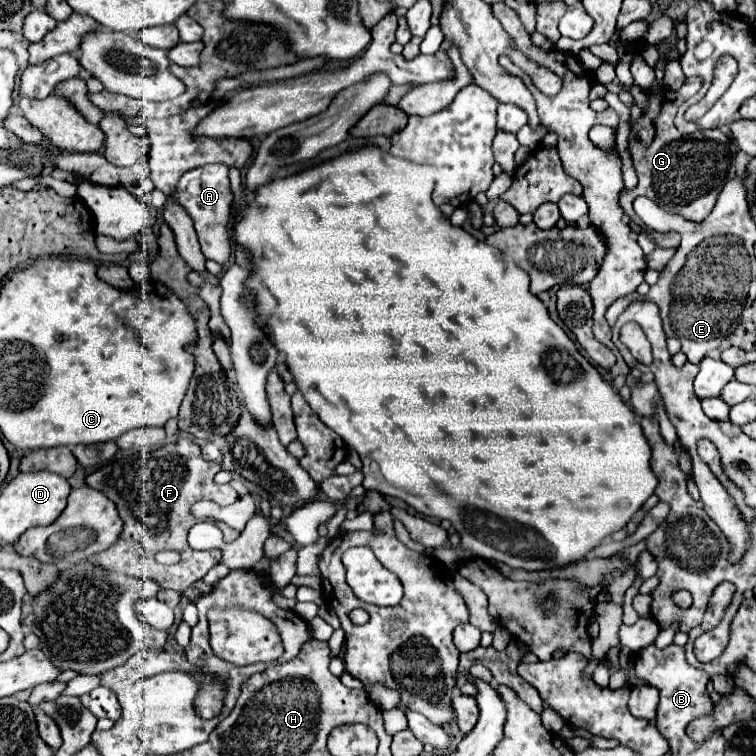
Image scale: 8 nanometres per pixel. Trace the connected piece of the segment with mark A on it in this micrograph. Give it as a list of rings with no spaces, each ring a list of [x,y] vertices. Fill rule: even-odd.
[[[204,165],[186,171],[178,185],[174,187],[174,201],[184,207],[184,211],[192,217],[194,229],[198,233],[198,241],[202,247],[204,257],[214,259],[216,263],[224,265],[230,257],[230,239],[228,239],[228,219],[230,219],[230,205],[232,205],[232,191],[230,191],[230,181],[228,181],[228,167],[226,165]]]

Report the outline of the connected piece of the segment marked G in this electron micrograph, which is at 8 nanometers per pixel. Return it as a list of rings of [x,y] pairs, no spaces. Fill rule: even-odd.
[[[686,79],[684,87],[678,91],[678,97],[664,99],[664,91],[646,91],[648,95],[648,107],[638,119],[630,119],[630,137],[628,137],[628,153],[632,157],[632,165],[638,173],[638,185],[634,189],[624,189],[620,193],[620,207],[622,211],[640,227],[644,223],[638,219],[636,211],[632,209],[632,201],[638,195],[650,197],[656,201],[664,211],[682,215],[688,221],[700,223],[710,215],[710,211],[716,205],[718,193],[722,191],[724,183],[730,181],[736,173],[734,167],[734,153],[732,153],[732,141],[728,135],[724,135],[720,129],[704,129],[696,131],[692,135],[678,133],[674,127],[674,115],[678,107],[692,95],[696,95],[702,87],[702,79]]]

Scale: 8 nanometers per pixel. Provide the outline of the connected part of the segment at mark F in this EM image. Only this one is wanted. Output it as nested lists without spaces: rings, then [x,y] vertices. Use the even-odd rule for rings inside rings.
[[[184,437],[156,451],[134,451],[126,457],[112,459],[98,471],[90,473],[86,477],[86,485],[102,491],[110,501],[114,501],[124,521],[120,539],[104,553],[94,555],[92,563],[110,573],[122,573],[136,579],[152,579],[162,589],[174,589],[180,593],[200,581],[216,563],[220,563],[220,549],[194,551],[188,545],[188,531],[198,523],[198,519],[192,515],[192,505],[204,499],[218,505],[230,505],[238,499],[230,485],[214,483],[218,467],[218,463],[202,459],[200,447],[192,439]],[[162,549],[178,551],[182,561],[172,567],[158,565],[154,561],[154,553]]]

